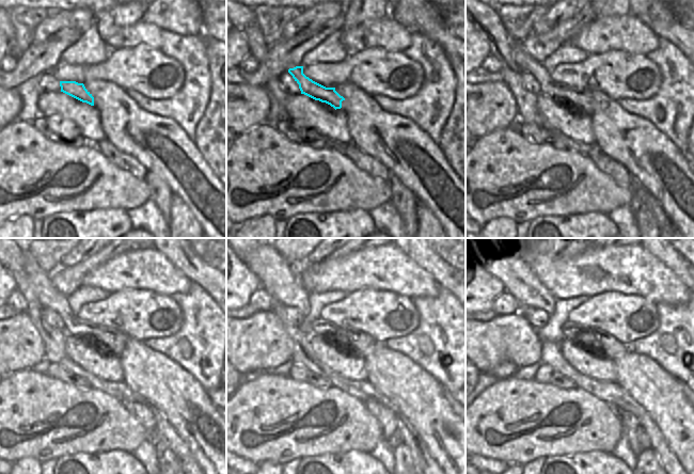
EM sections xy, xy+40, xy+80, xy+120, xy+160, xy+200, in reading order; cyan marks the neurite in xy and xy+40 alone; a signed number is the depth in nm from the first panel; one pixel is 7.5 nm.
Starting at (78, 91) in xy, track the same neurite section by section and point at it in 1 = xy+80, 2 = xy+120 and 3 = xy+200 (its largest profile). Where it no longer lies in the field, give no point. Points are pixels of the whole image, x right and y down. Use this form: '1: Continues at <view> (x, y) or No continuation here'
1: Continues at xy+80 (524, 62)
2: Continues at xy+120 (49, 298)
3: Continues at xy+200 (507, 259)

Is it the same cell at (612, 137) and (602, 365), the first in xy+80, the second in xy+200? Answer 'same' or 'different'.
different

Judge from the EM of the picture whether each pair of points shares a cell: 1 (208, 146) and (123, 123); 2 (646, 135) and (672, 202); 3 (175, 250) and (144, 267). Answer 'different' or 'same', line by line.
1: different
2: same
3: different

